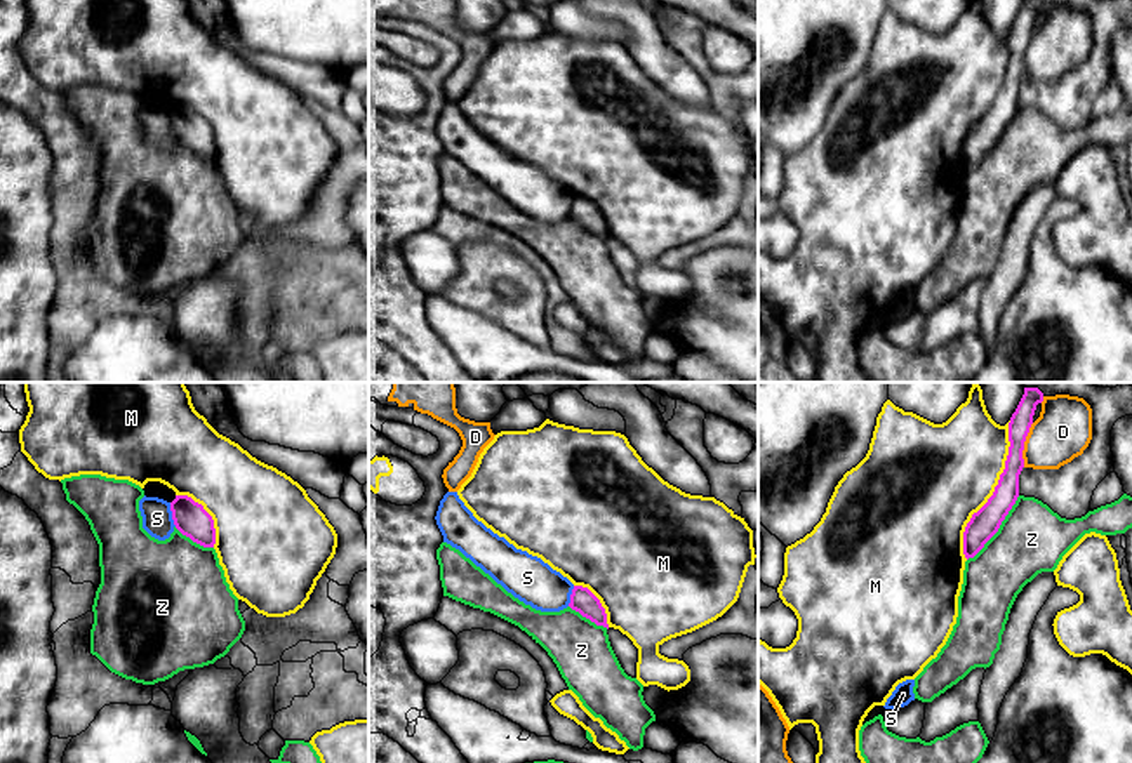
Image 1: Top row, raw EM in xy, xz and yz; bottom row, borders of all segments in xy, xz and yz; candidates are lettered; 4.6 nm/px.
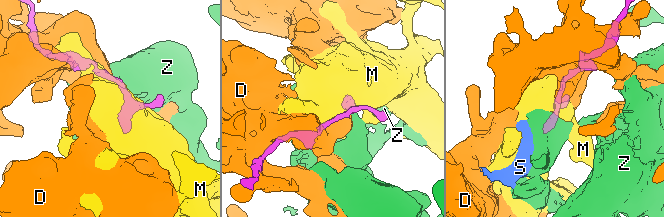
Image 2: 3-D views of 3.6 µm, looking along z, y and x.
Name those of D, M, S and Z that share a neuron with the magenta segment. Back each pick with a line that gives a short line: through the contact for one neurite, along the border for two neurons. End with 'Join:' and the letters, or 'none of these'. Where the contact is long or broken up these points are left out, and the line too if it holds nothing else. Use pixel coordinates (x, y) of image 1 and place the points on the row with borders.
Join: none of these

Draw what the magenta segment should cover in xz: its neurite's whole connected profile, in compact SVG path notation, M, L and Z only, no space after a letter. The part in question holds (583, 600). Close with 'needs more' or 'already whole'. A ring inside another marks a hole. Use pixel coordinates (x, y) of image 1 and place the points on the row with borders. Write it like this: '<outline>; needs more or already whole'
M574 586L569 607L596 626L609 629L605 608L588 587Z; already whole

